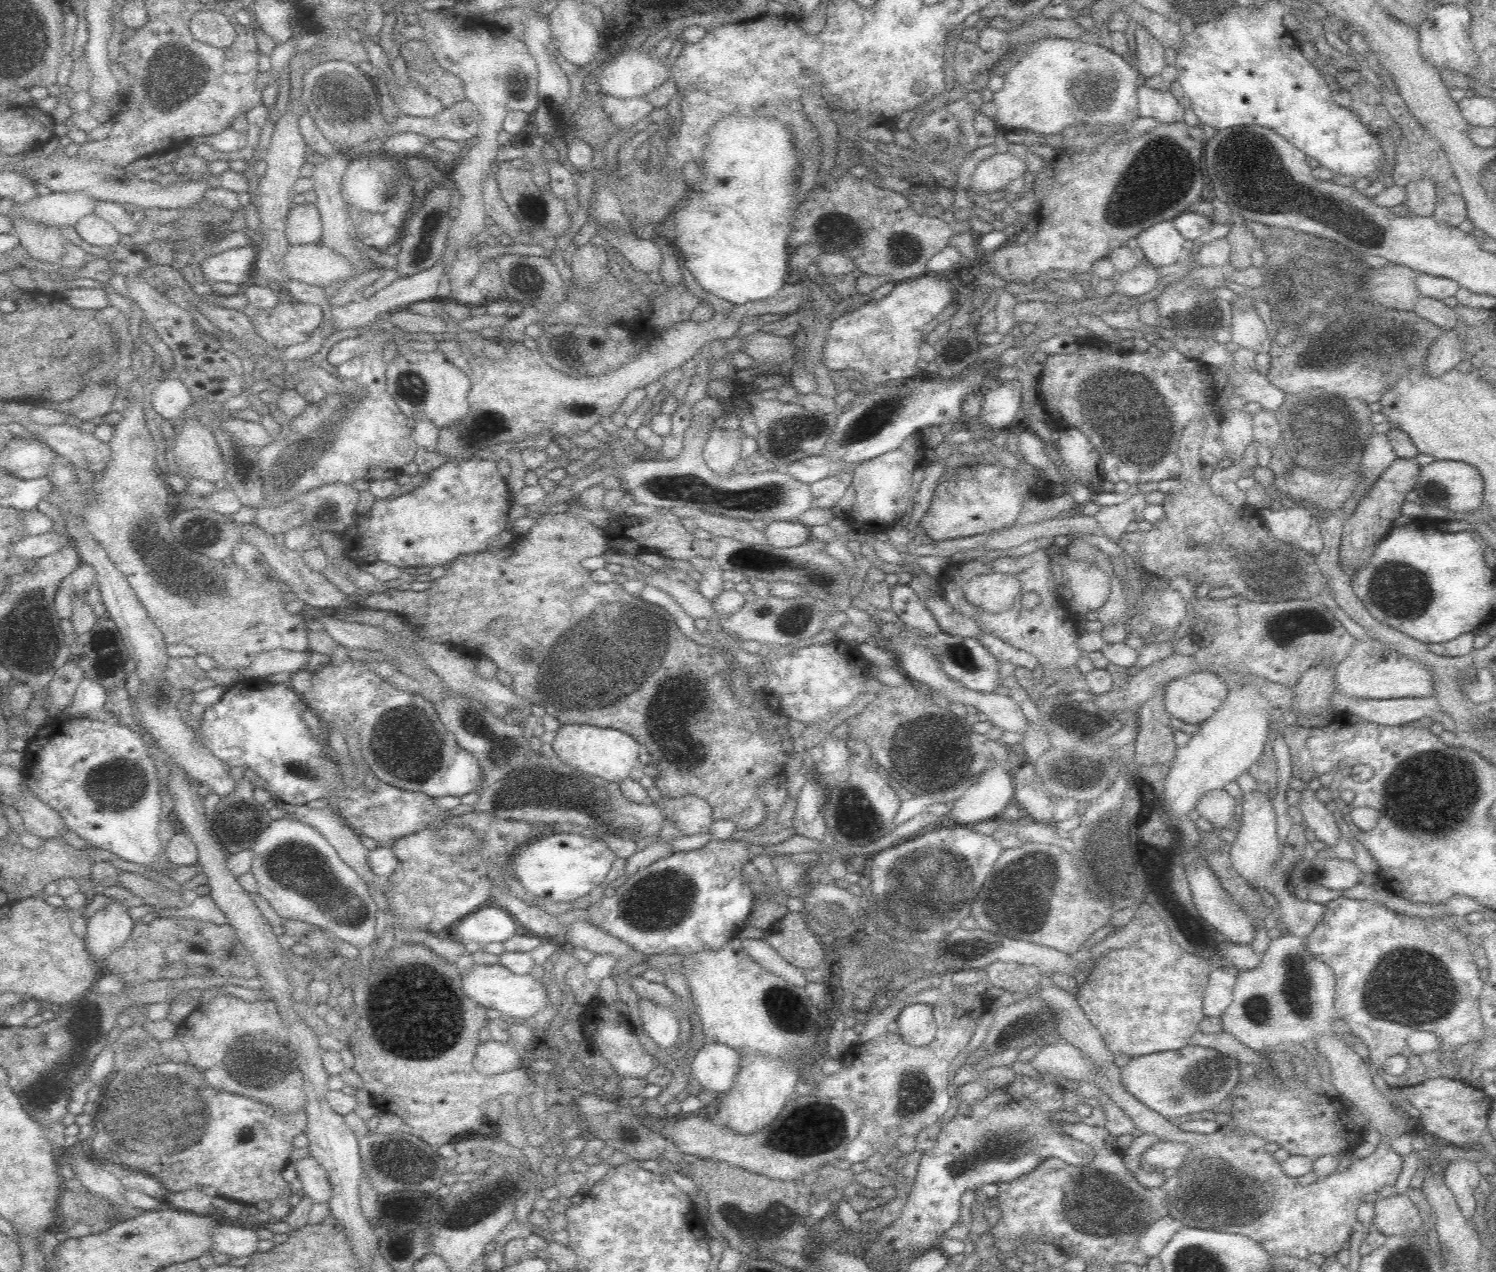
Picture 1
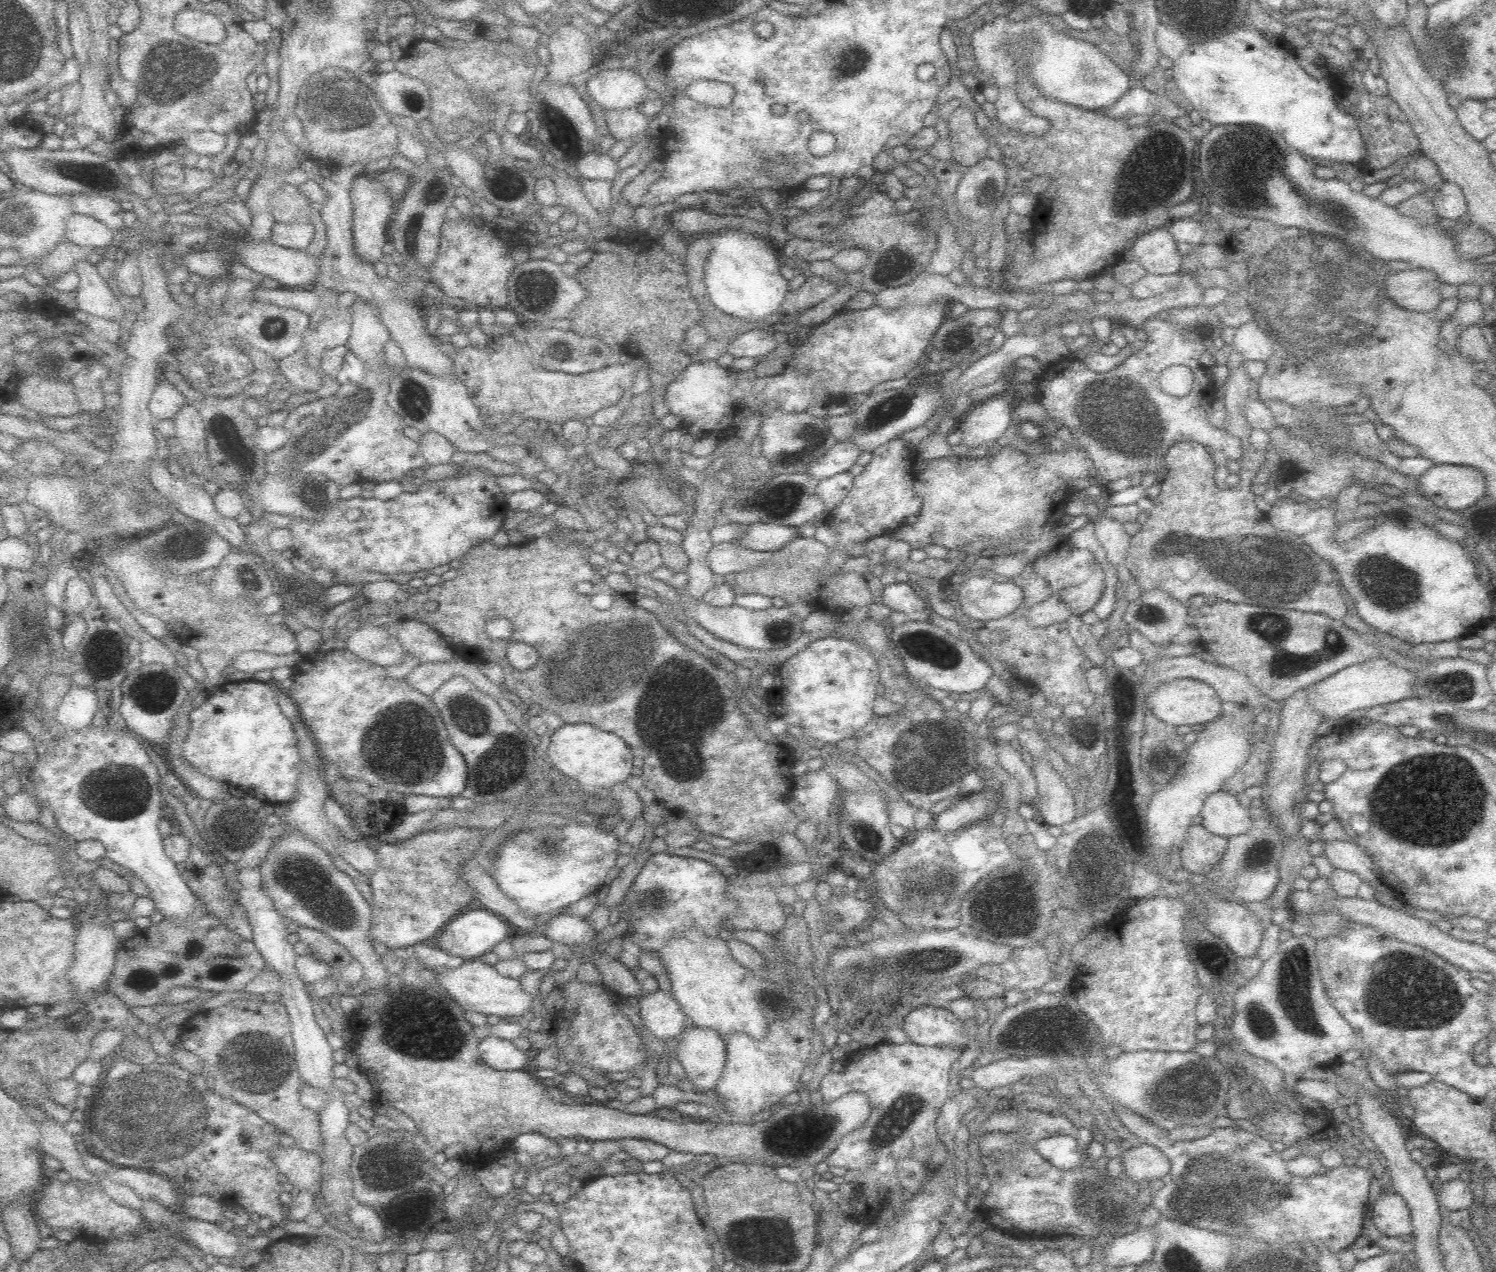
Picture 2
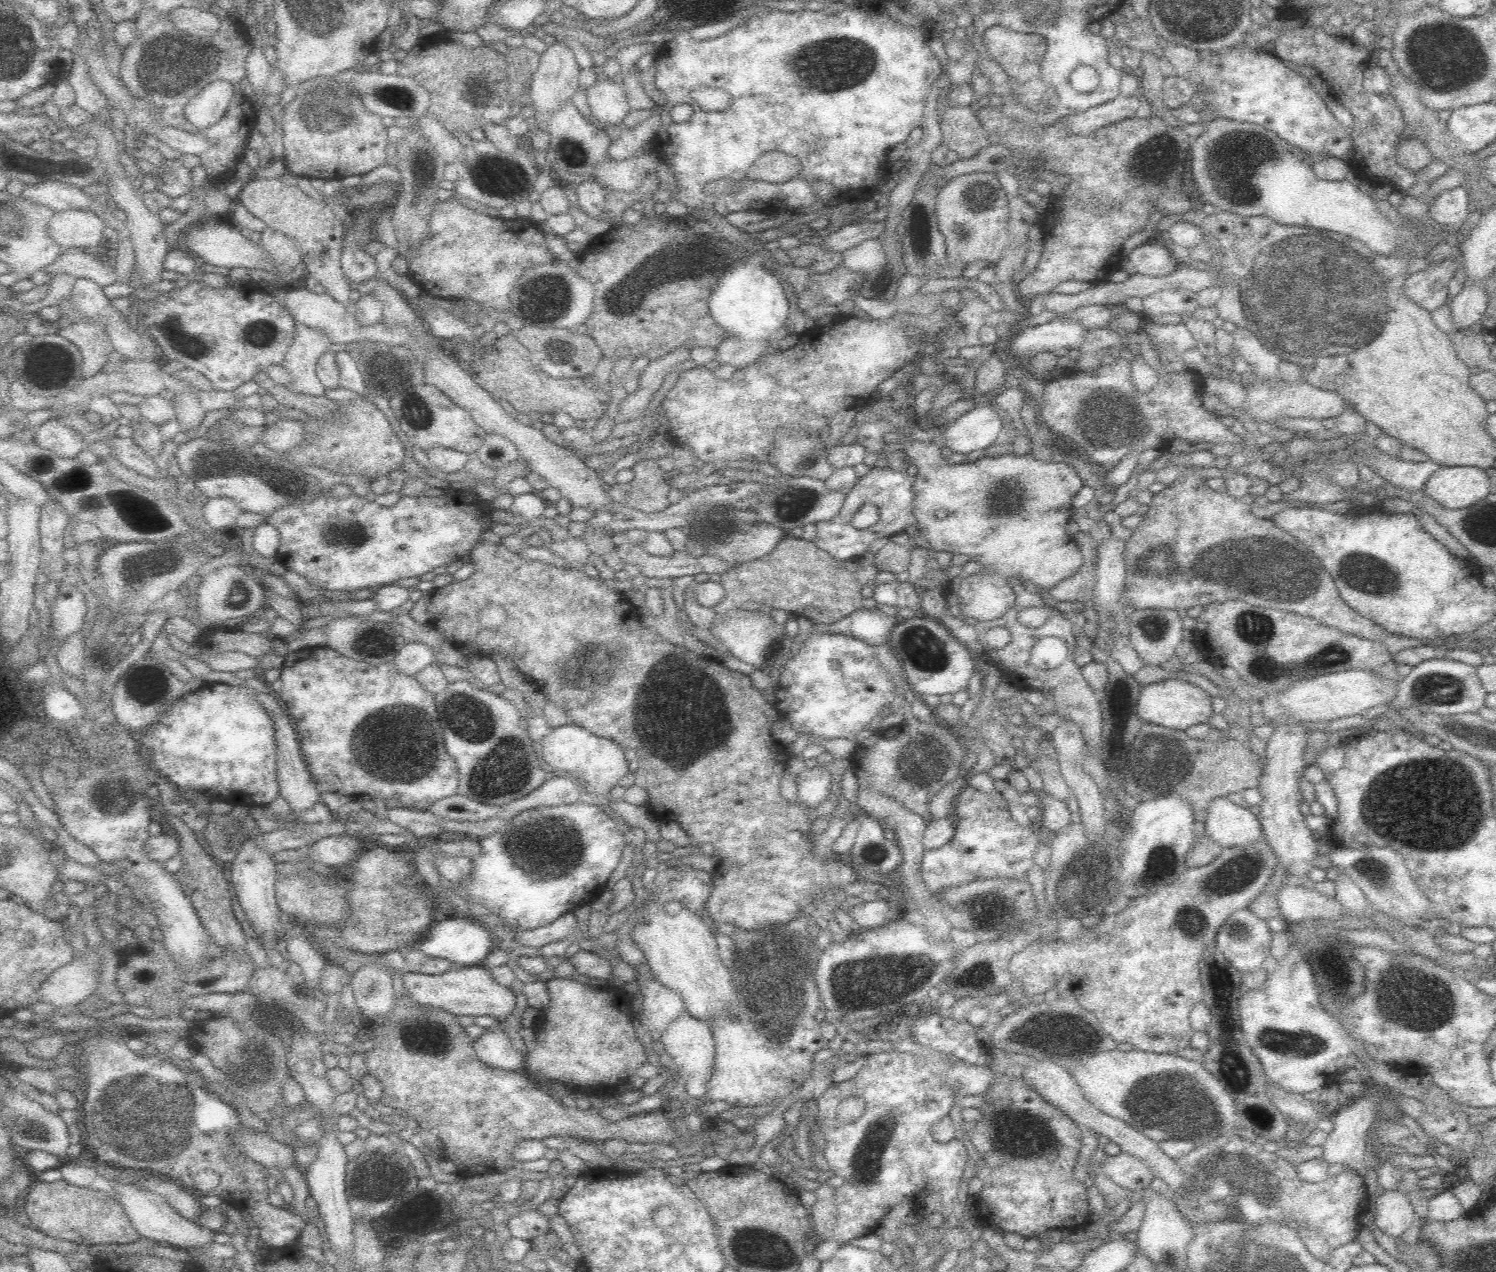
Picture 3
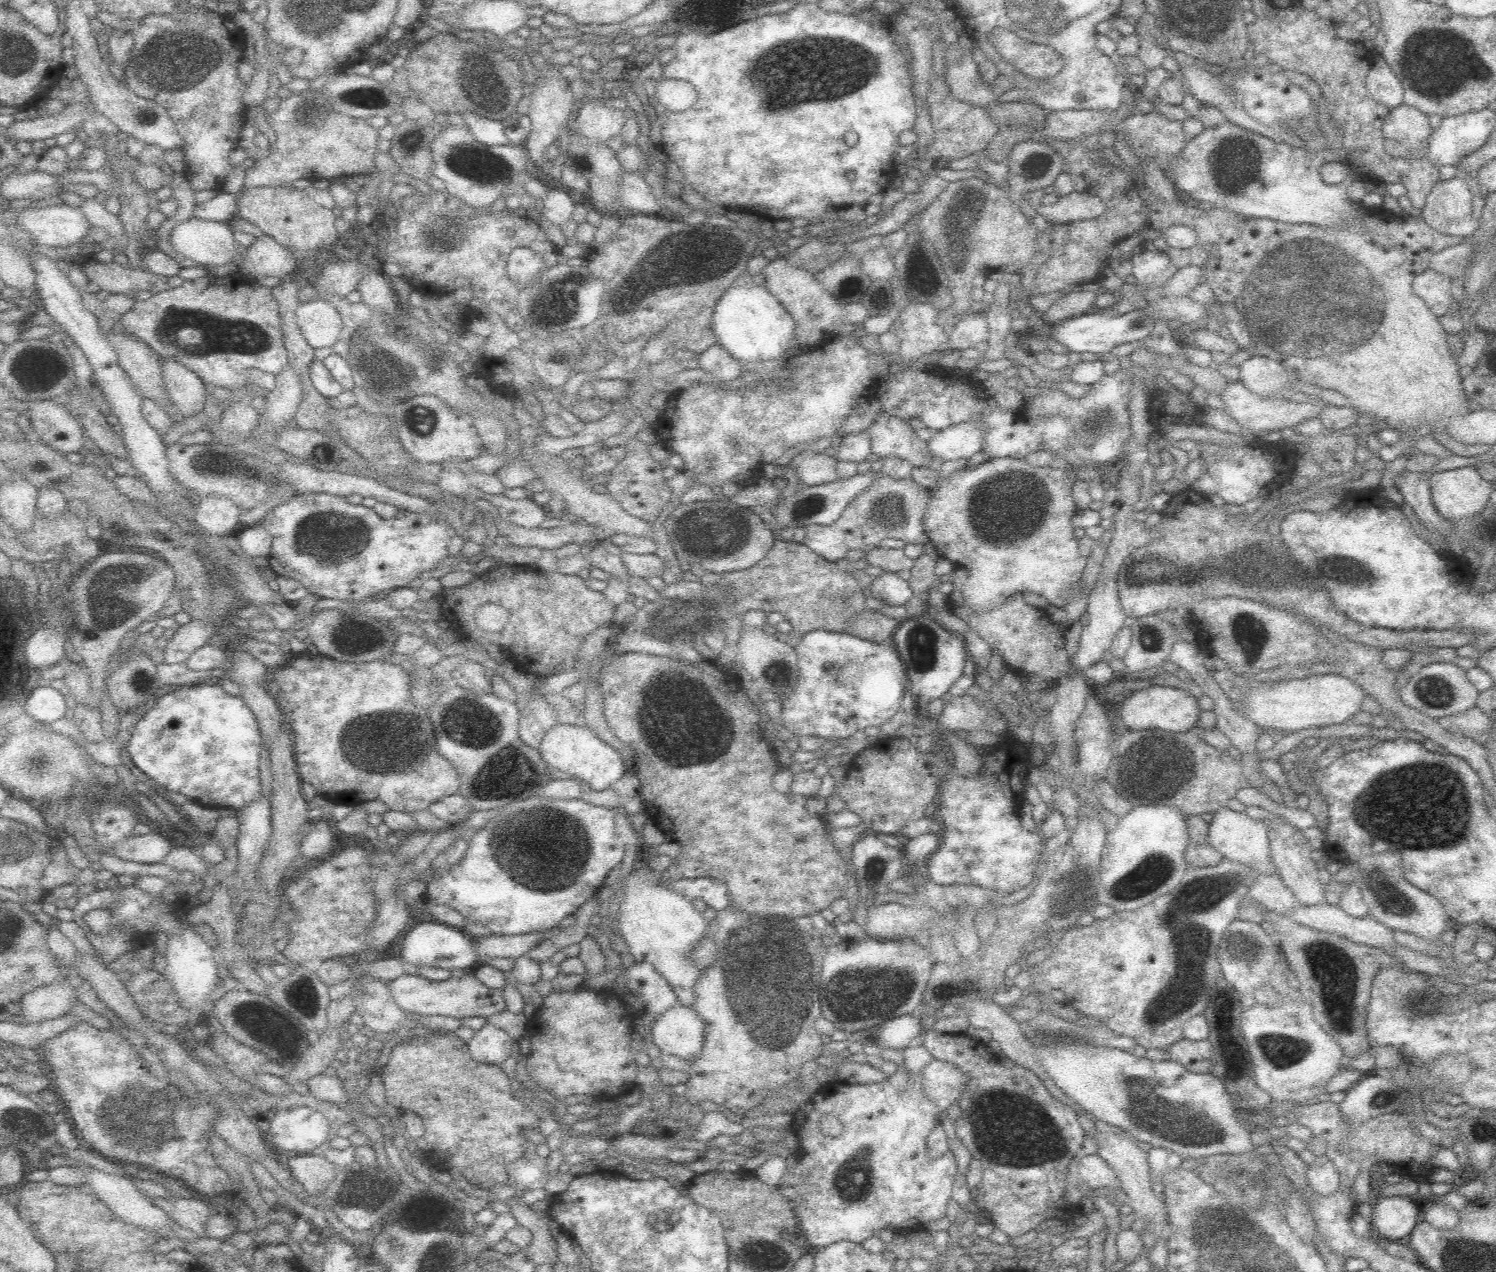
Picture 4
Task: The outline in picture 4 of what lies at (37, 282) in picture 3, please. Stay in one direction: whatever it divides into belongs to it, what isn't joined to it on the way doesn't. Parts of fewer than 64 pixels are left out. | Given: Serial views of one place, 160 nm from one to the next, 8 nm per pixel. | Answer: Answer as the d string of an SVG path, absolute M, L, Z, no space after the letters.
M88 260L82 267L89 278L89 282L98 284L102 290L107 290L110 294L126 295L130 292L137 294L142 291L159 293L176 288L184 282L184 279L178 275L160 276L129 265L124 267L113 261L104 263Z

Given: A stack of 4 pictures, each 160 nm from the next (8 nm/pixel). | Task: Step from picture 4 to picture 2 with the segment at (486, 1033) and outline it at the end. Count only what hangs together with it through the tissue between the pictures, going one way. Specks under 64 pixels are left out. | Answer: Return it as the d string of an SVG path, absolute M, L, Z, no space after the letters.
M494 1036L486 1037L480 1044L480 1058L494 1070L525 1070L527 1052L518 1050L512 1041Z

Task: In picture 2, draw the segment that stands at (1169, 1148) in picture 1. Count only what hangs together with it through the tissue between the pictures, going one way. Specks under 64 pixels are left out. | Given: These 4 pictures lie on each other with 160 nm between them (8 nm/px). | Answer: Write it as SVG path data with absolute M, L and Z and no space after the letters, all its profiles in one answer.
M1142 1143L1123 1151L1121 1166L1127 1178L1132 1178L1139 1184L1150 1183L1169 1174L1170 1161L1160 1149Z

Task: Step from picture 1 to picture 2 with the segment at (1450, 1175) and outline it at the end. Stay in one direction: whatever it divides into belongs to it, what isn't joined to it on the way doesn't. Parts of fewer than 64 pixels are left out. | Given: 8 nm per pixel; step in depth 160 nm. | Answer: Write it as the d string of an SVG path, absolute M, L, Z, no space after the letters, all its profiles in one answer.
M1461 1175L1440 1187L1438 1205L1443 1213L1469 1209L1473 1204L1473 1183L1467 1175Z

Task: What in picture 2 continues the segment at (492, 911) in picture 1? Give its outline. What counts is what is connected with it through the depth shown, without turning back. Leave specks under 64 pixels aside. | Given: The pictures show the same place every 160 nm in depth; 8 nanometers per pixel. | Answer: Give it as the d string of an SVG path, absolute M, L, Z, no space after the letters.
M476 908L466 914L454 917L443 930L437 935L436 944L438 947L452 956L453 960L470 960L476 956L482 956L484 952L492 951L492 948L500 941L507 940L508 921L488 909Z

